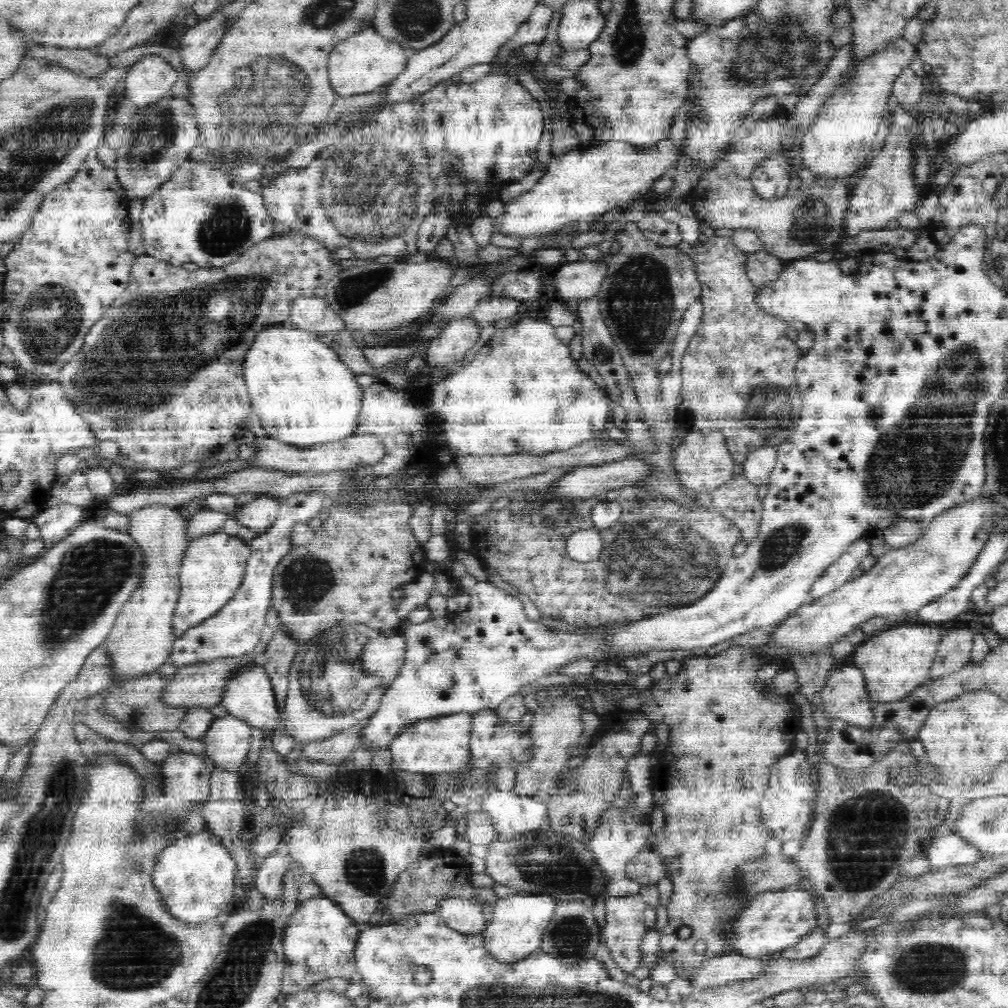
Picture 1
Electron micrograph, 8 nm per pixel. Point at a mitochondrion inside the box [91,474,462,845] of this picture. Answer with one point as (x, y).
(338, 678)

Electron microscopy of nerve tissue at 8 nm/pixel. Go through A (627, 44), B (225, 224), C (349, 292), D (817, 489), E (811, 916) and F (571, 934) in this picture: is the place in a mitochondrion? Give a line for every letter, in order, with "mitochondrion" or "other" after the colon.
A: mitochondrion
B: mitochondrion
C: mitochondrion
D: other
E: other
F: mitochondrion

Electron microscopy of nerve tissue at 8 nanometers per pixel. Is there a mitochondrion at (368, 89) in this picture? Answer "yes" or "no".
no

